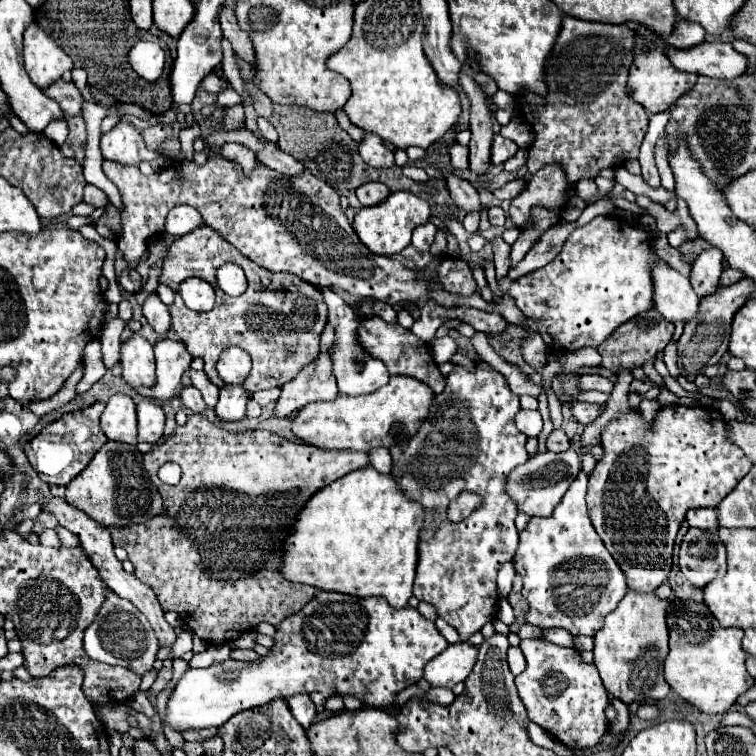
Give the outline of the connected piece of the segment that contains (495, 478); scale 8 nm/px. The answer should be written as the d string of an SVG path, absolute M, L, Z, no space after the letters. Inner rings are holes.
M454 367L454 371L448 375L448 385L446 385L446 389L440 393L440 395L436 395L436 399L434 399L434 405L430 407L430 415L428 415L428 423L426 425L422 425L422 429L418 429L418 433L406 443L406 447L404 449L390 449L390 455L392 455L392 461L394 461L394 465L392 465L392 475L394 477L398 477L398 481L400 481L400 485L404 487L404 491L406 493L410 493L410 497L414 497L416 501L420 501L422 505L426 505L426 529L422 531L422 547L420 547L420 559L418 559L418 577L416 577L416 581L414 581L414 597L418 597L420 601L426 601L426 603L430 603L430 605L434 605L436 607L436 611L438 611L438 617L442 617L442 619L446 619L458 633L460 633L460 637L462 637L462 641L466 641L472 633L476 633L476 631L480 631L482 629L482 625L484 623L488 623L488 621L494 621L496 619L496 607L498 607L498 593L496 593L496 573L498 573L498 569L500 569L500 565L502 563L506 563L506 561L512 561L512 557L514 557L514 551L516 551L516 547L518 547L518 531L516 531L516 527L514 527L514 517L516 517L516 513L518 513L518 509L516 509L516 503L514 503L514 499L508 495L508 491L506 491L506 481L508 481L508 475L510 475L510 471L512 469L516 469L518 465L522 465L522 463L526 463L528 459L530 459L530 455L526 453L526 435L524 433L518 433L518 429L516 429L516 425L514 425L514 417L516 417L516 413L520 411L520 403L518 403L518 397L516 395L512 395L510 393L510 387L508 387L508 381L504 379L504 375L500 375L498 371L488 371L488 369L476 369L476 371L466 371L464 367ZM462 491L468 491L468 493L478 493L478 497L482 499L482 505L478 507L478 509L474 509L472 511L472 515L470 517L466 517L464 521L460 521L460 523L452 523L450 519L448 519L448 515L446 515L446 509L448 509L448 505L462 493ZM434 509L438 509L440 511L440 523L436 525L434 521L432 521L432 511Z

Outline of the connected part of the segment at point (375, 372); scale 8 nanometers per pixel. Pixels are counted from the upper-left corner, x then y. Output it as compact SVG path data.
M320 289L320 291L322 291L324 301L328 305L328 323L334 327L334 345L332 345L330 357L332 357L334 377L338 381L338 391L342 395L364 395L364 393L372 393L372 391L380 389L382 385L388 383L390 373L380 359L374 359L360 345L360 341L358 341L358 327L360 327L358 315L334 291L330 291L330 289Z

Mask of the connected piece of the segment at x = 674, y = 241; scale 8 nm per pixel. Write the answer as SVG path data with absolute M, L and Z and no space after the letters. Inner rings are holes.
M676 227L674 231L670 231L670 233L668 233L668 243L670 243L672 247L676 247L676 249L678 249L678 247L680 247L680 245L684 245L684 243L692 243L692 241L696 241L696 239L688 239L688 237L684 237L684 235L688 235L688 233L686 233L686 229L682 229L682 227L680 227L680 231L678 231L678 227Z

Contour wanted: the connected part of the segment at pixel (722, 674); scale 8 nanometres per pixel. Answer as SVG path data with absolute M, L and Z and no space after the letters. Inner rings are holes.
M672 599L668 613L670 653L664 661L668 685L698 711L708 715L726 713L736 699L754 685L754 677L746 671L746 653L742 649L740 627L722 627L704 603Z

